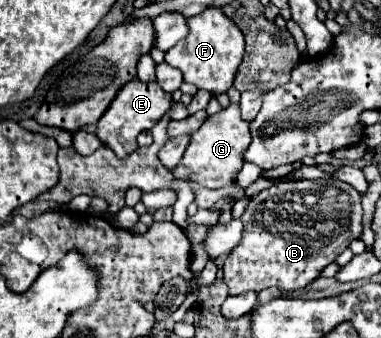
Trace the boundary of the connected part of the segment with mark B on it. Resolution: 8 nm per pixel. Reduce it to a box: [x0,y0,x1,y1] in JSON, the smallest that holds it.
[223,179,361,295]

